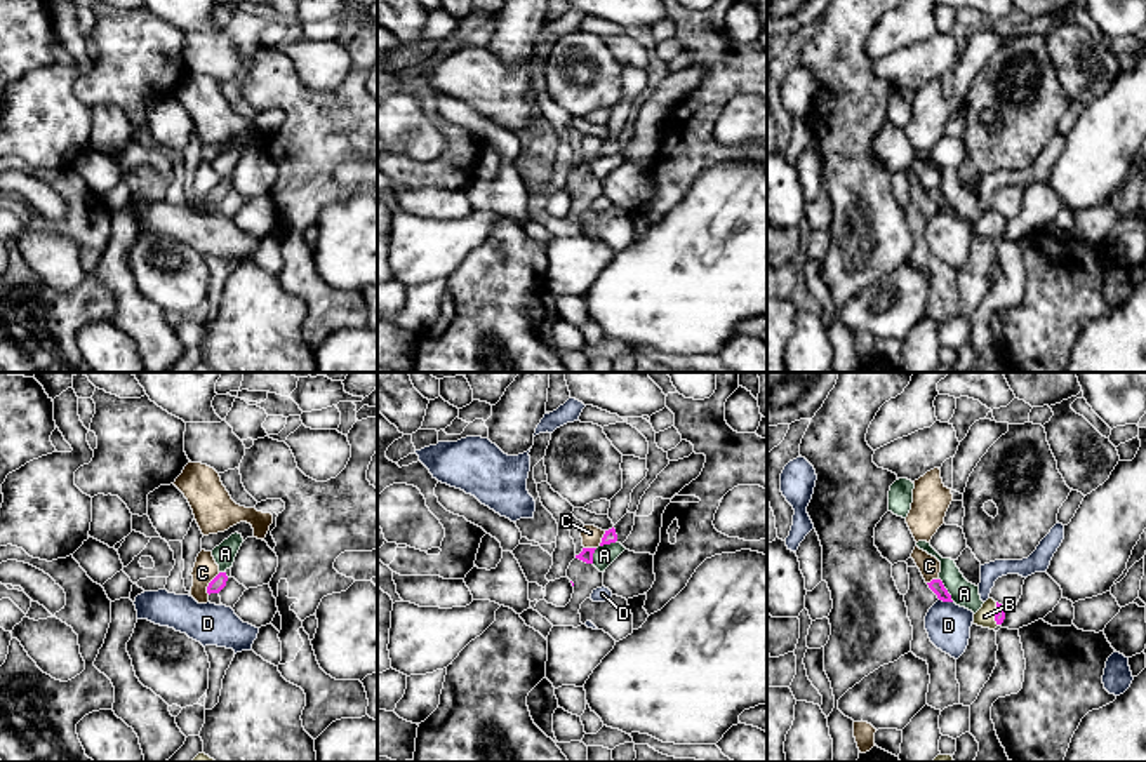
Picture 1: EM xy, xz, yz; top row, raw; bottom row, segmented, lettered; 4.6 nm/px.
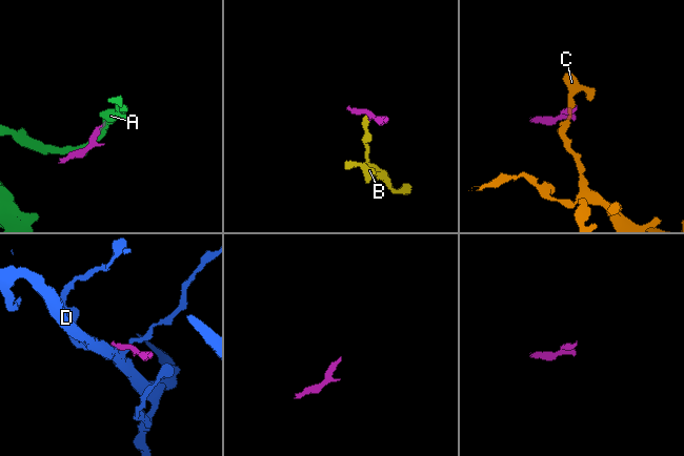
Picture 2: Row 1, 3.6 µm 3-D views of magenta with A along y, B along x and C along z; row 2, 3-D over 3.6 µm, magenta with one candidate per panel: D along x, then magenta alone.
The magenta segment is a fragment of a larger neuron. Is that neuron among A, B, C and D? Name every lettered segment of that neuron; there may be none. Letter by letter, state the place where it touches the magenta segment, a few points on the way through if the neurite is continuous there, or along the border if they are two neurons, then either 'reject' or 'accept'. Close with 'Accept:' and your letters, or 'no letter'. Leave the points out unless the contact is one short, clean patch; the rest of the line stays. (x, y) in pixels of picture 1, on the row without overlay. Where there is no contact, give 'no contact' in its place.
A: meets magenta in yz at (946, 200); reject
B: meets magenta in yz at (995, 225); runs through yz (1000, 221), (995, 225), (985, 227); accept
C: meets magenta in xy at (209, 193); border along xy (219, 183), (209, 193), (207, 204); reject
D: meets magenta in yz at (946, 211); border along yz (939, 209), (952, 213); reject
Accept: B

